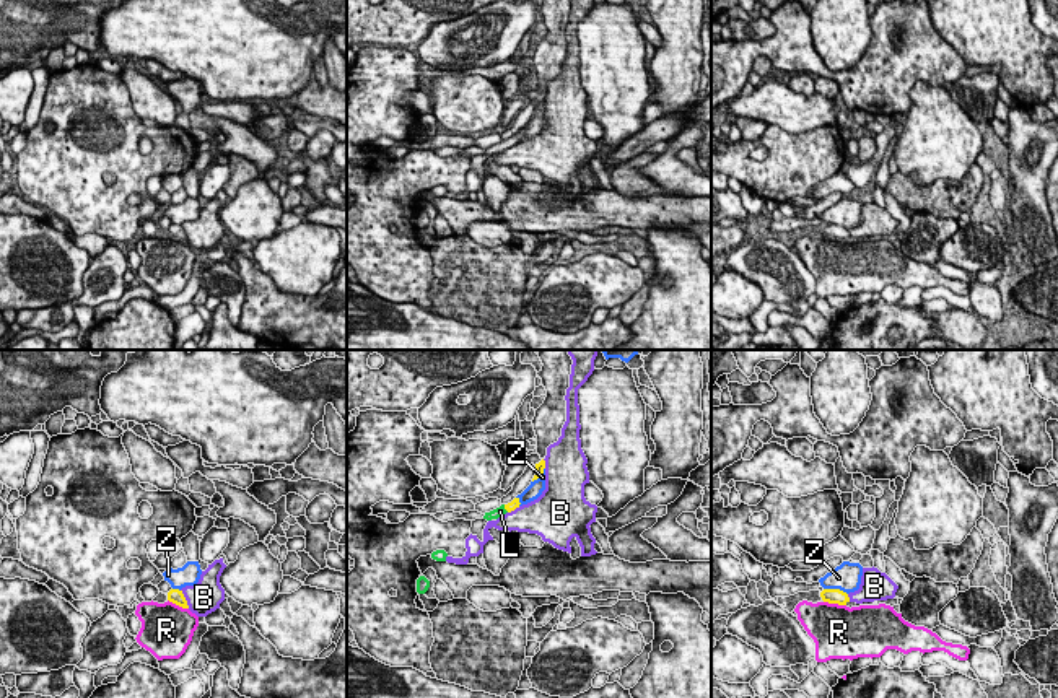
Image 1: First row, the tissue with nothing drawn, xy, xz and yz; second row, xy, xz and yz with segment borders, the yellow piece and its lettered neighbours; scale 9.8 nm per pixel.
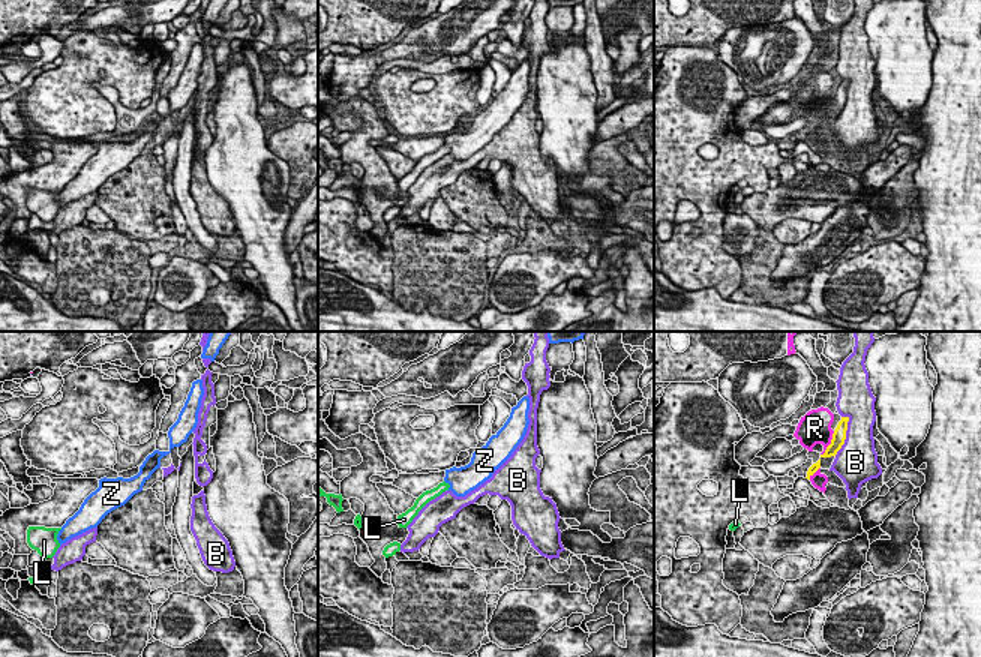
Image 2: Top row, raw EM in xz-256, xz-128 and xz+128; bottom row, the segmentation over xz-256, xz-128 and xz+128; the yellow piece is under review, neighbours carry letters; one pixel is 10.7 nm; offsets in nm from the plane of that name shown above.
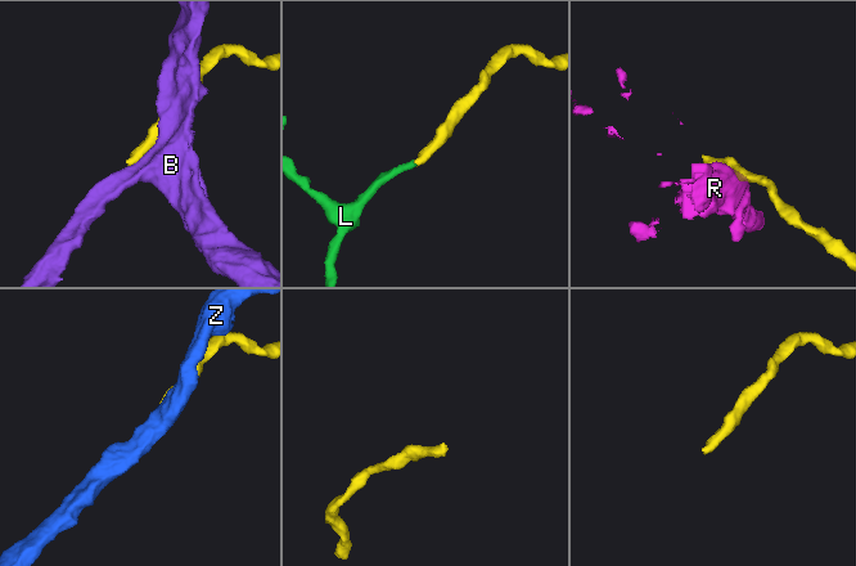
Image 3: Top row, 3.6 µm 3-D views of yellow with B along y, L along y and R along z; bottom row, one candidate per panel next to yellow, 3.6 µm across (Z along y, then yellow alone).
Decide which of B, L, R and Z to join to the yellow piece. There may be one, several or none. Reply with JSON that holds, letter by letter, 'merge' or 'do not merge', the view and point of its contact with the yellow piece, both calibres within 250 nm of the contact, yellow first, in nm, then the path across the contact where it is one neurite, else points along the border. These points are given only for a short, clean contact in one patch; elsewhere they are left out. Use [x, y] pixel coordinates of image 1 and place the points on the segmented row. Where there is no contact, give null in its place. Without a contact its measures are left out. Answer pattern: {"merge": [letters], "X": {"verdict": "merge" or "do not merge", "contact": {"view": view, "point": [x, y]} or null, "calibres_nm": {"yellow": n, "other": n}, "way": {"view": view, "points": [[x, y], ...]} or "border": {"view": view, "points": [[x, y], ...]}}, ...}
{"merge": ["L"], "B": {"verdict": "do not merge", "contact": {"view": "xy", "point": [184, 599]}, "calibres_nm": {"yellow": 140, "other": 320}}, "L": {"verdict": "merge", "contact": {"view": "xz", "point": [505, 508]}, "calibres_nm": {"yellow": 90, "other": 100}, "way": {"view": "xz", "points": [[515, 503], [505, 508], [500, 511]]}}, "R": {"verdict": "do not merge", "contact": {"view": "yz", "point": [835, 602]}, "calibres_nm": {"yellow": 160, "other": 460}}, "Z": {"verdict": "do not merge", "contact": {"view": "yz", "point": [835, 589]}, "calibres_nm": {"yellow": 160, "other": 280}}}

